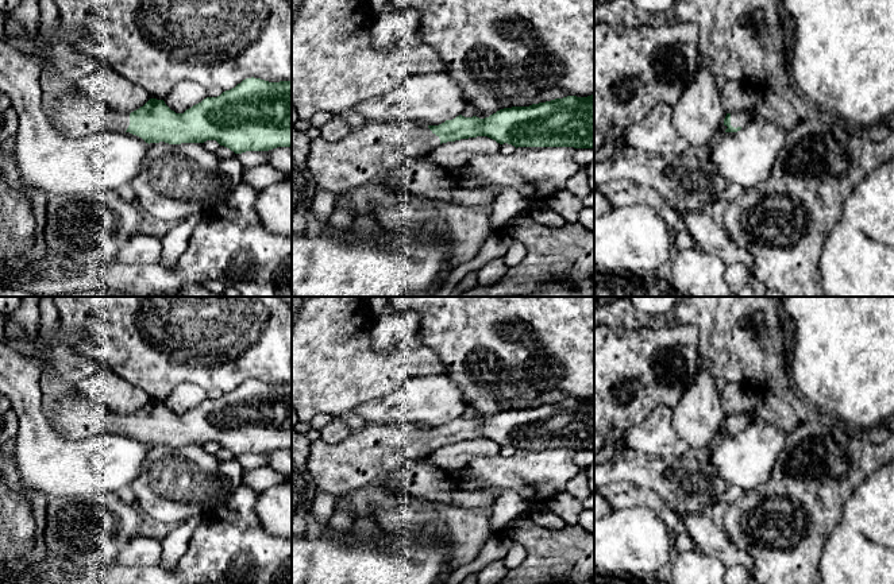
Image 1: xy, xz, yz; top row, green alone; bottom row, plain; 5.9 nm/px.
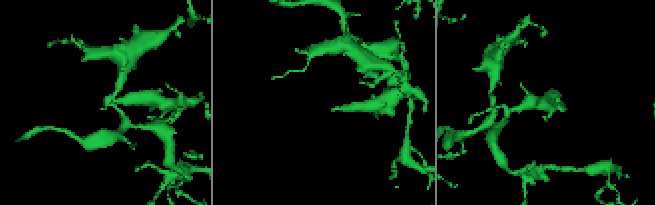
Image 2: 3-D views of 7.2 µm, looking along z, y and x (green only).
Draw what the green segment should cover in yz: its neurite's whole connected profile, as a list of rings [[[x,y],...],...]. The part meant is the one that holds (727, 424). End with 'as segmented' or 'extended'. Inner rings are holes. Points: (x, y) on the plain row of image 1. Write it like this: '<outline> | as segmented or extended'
[[[736,413],[733,415],[727,415],[724,421],[722,433],[737,434],[751,422],[750,413]]] | extended

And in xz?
[[[594,397],[504,410],[485,421],[459,417],[439,428],[369,424],[336,444],[311,442],[307,467],[319,492],[342,498],[384,480],[442,445],[477,438],[516,450],[594,450]]] | extended

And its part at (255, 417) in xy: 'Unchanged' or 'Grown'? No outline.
Grown

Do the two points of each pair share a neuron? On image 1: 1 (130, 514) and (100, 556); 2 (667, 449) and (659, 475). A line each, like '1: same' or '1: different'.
1: same
2: different

